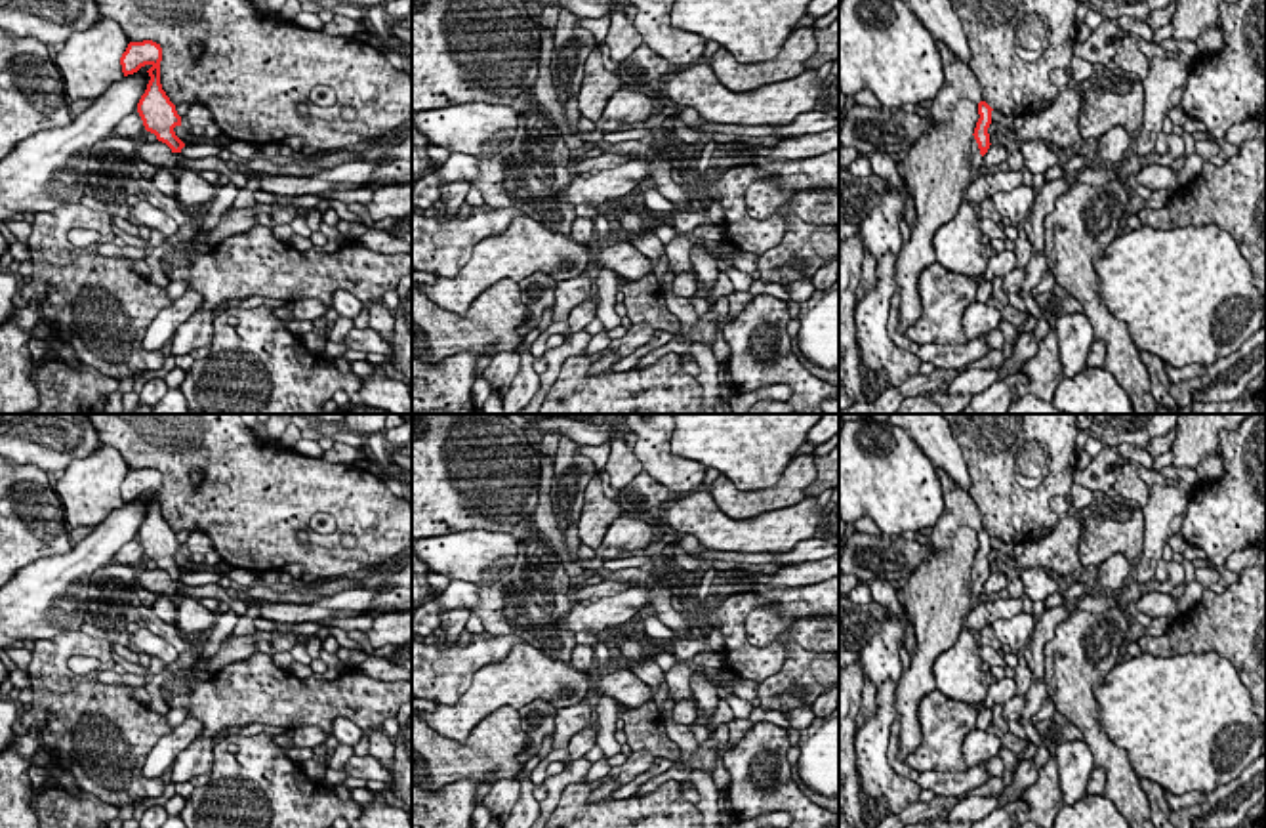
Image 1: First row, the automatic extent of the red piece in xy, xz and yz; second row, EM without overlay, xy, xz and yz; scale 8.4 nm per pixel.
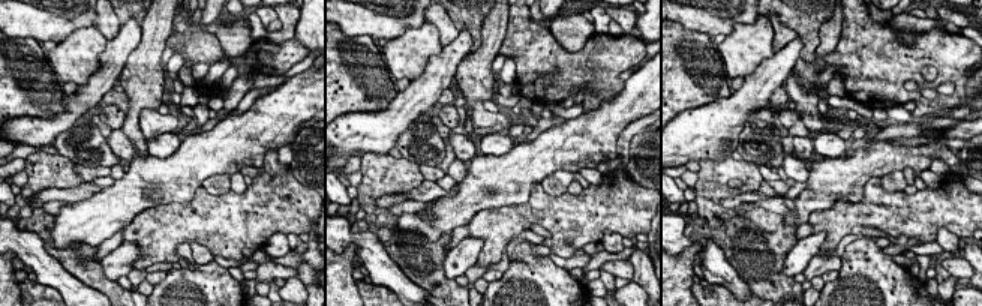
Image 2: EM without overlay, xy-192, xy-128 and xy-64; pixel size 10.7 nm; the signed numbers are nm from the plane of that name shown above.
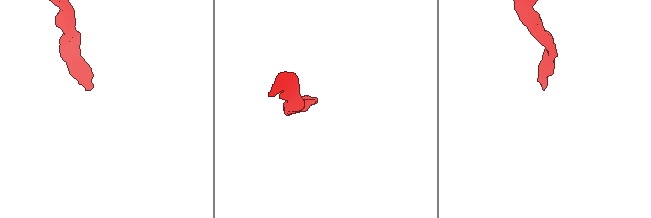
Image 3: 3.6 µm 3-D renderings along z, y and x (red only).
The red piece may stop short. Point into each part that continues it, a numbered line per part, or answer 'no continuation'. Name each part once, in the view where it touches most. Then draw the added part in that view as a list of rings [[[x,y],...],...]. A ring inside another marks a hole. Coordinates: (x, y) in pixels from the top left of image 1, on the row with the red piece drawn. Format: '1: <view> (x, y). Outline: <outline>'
1: yz (977, 159). Outline: [[[974,135],[970,137],[969,155],[970,155],[972,176],[976,176],[978,168],[984,164],[984,156],[980,155],[980,149],[978,149]]]

